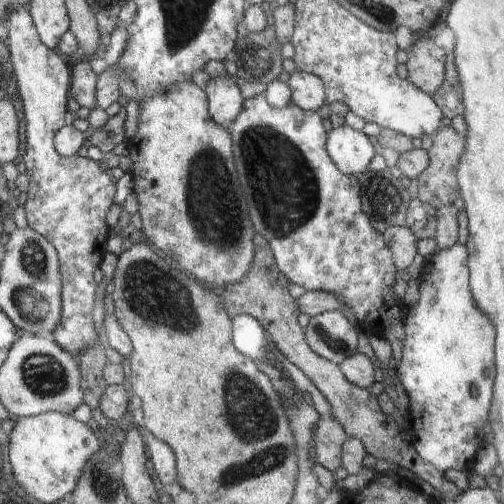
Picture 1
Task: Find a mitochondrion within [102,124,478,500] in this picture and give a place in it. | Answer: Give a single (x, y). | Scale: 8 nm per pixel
(253, 415)

